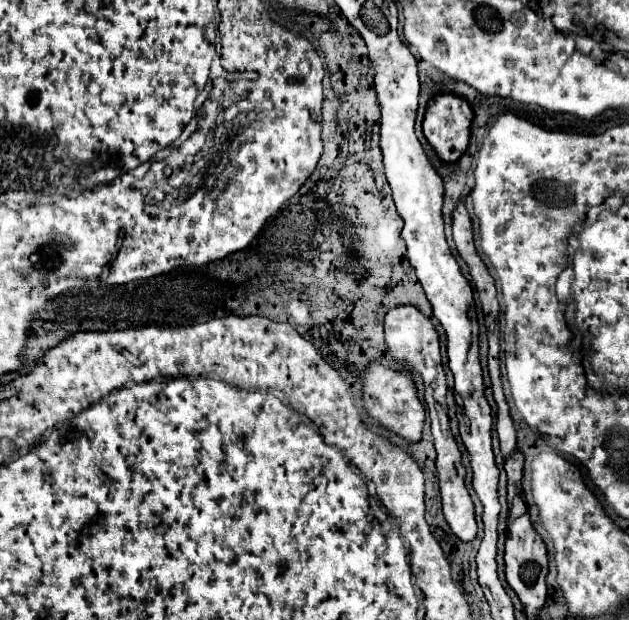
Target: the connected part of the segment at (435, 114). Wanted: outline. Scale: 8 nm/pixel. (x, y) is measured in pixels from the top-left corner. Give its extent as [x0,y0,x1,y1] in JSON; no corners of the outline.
[424,93,472,163]

